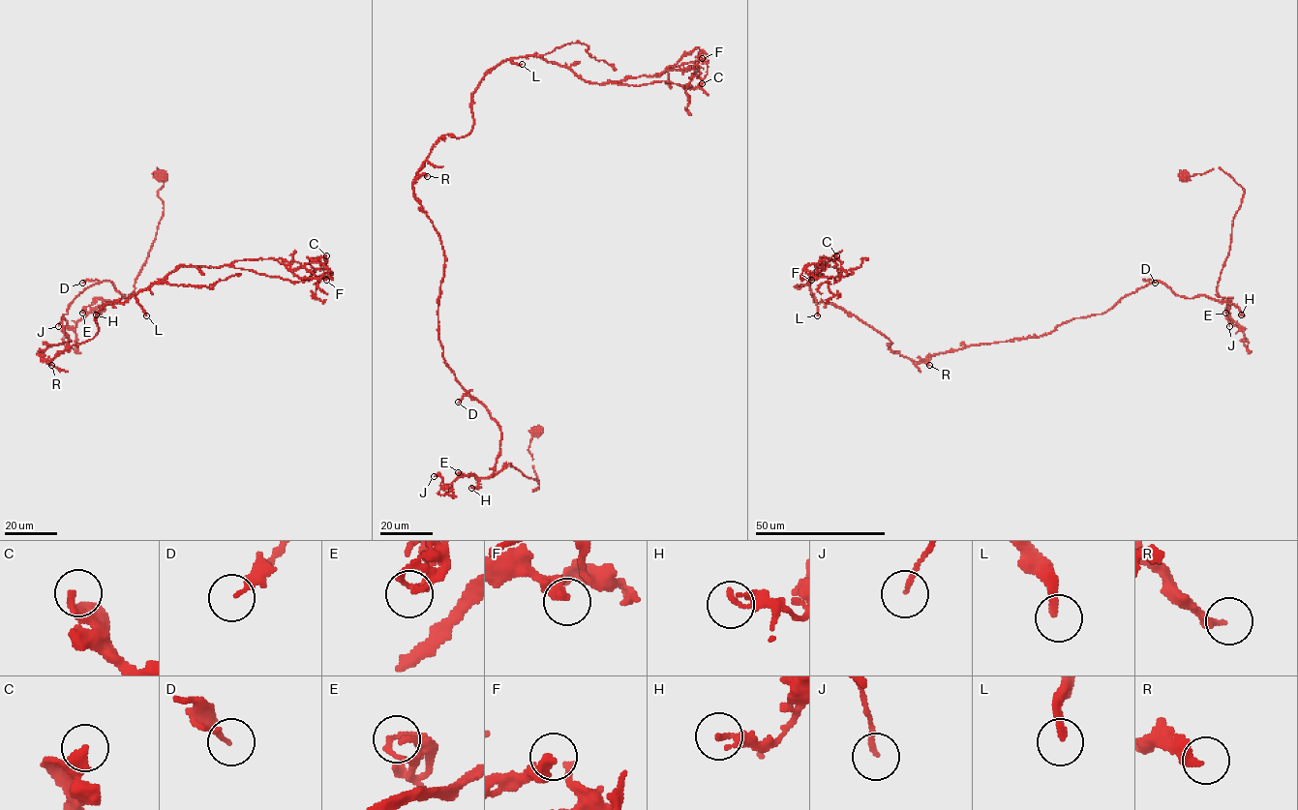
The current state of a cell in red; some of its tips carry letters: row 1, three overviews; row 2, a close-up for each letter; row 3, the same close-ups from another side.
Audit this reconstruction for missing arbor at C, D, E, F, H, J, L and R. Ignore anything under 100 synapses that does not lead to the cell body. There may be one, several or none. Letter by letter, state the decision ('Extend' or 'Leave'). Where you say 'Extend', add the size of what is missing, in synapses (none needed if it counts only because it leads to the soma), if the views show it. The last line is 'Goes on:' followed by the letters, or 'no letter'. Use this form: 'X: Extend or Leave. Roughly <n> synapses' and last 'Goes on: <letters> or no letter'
C: Leave
D: Leave
E: Leave
F: Leave
H: Leave
J: Leave
L: Leave
R: Leave
Goes on: no letter

